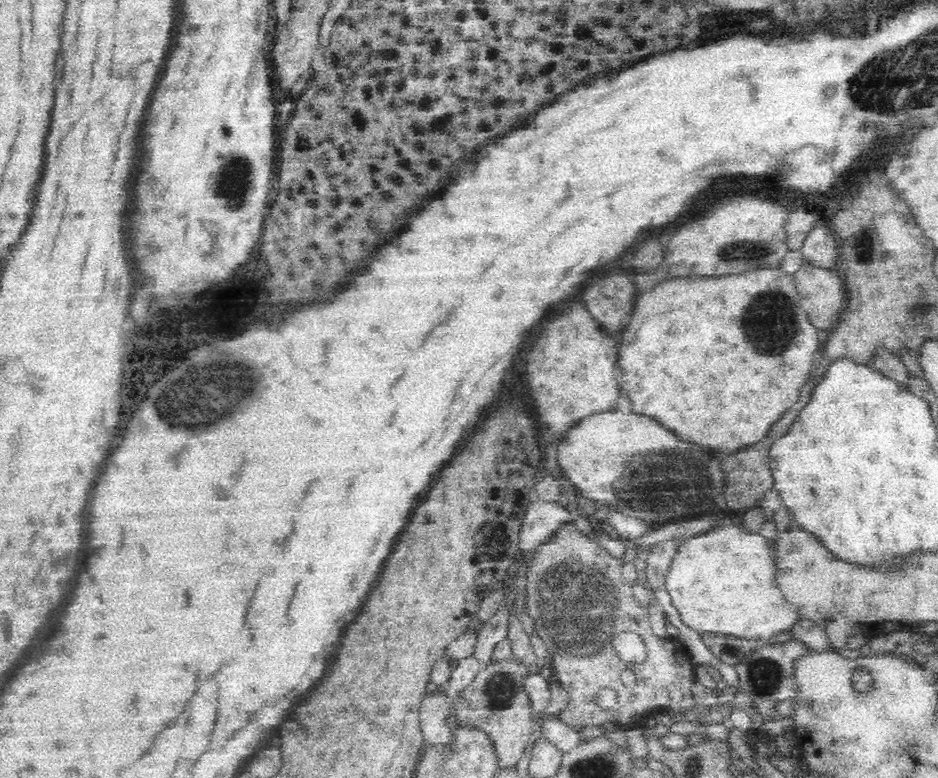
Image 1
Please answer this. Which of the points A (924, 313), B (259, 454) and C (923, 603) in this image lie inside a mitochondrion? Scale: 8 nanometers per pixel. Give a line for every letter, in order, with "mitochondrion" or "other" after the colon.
A: mitochondrion
B: other
C: other

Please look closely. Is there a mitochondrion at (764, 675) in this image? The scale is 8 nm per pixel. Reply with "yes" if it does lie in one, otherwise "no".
yes

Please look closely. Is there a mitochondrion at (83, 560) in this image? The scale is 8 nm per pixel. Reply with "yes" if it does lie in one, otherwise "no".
no

